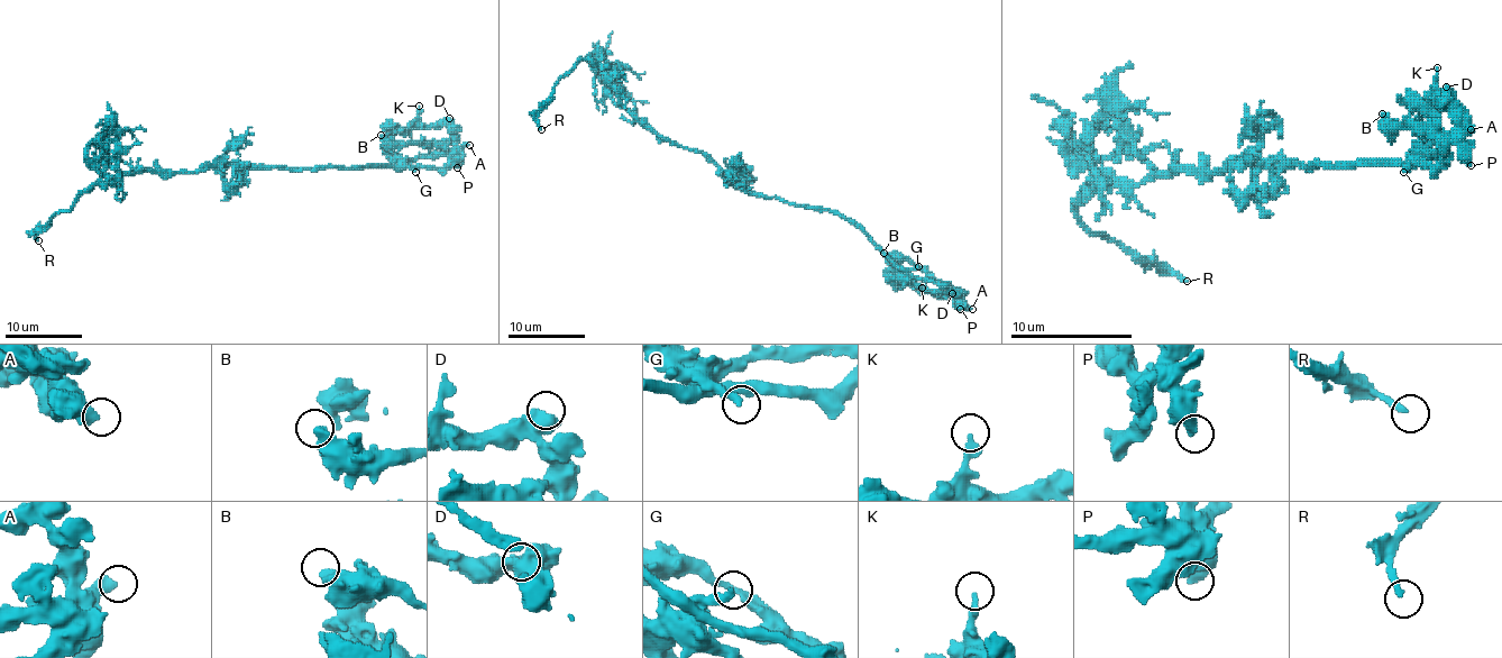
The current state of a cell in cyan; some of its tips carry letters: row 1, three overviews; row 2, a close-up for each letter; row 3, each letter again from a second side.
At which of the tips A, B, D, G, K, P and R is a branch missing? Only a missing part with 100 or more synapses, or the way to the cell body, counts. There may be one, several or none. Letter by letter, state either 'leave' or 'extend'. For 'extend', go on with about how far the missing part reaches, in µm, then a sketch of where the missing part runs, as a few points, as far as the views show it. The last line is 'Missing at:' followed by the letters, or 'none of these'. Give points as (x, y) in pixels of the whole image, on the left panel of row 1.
A: leave
B: leave
D: leave
G: leave
K: leave
P: leave
R: extend; about 25 µm are missing; missing branch runs (38, 240), (42, 275), (66, 304), (61, 305), (15, 294), (7, 299), (11, 302)
Missing at: R

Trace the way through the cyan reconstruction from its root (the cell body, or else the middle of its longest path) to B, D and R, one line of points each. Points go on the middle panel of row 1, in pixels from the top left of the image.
B: (739, 181), (766, 197), (843, 215), (922, 289), (943, 288), (916, 264), (891, 261), (884, 253)
D: (739, 181), (766, 197), (843, 215), (893, 264), (895, 274), (889, 277), (952, 293)
R: (739, 181), (701, 153), (658, 137), (622, 102), (614, 75), (587, 61), (555, 88), (537, 118), (541, 129)

